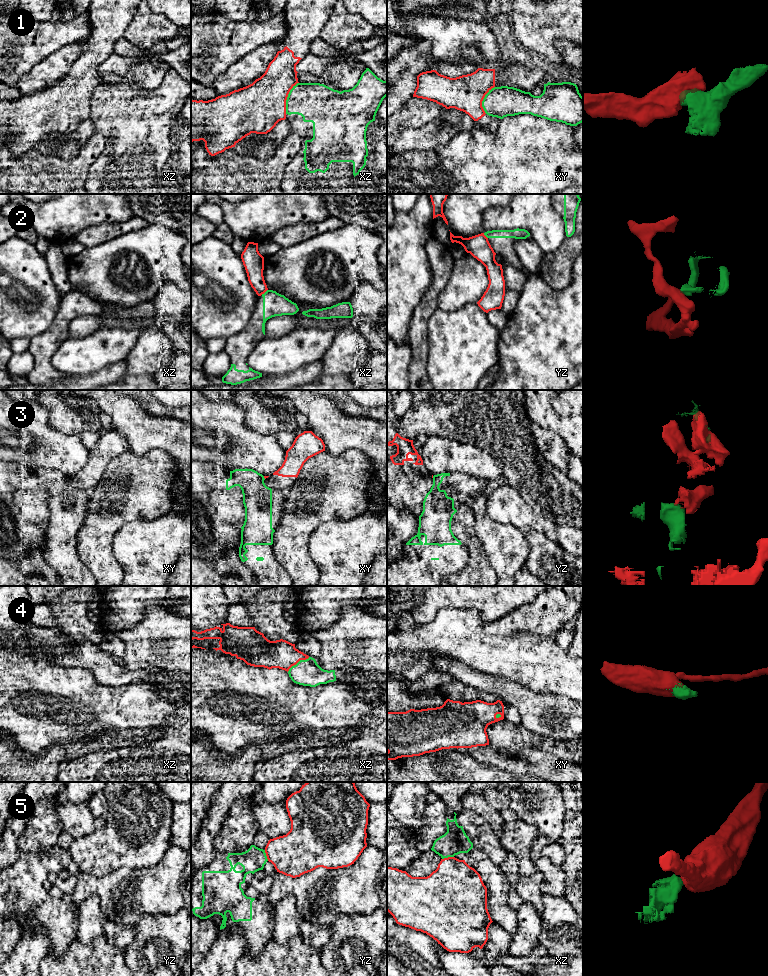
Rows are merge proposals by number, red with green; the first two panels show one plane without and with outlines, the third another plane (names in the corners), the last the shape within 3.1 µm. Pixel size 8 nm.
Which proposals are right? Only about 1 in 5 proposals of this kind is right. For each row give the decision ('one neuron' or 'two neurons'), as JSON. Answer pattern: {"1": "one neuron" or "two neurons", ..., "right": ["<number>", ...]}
{"1": "two neurons", "2": "two neurons", "3": "two neurons", "4": "one neuron", "5": "two neurons", "right": ["4"]}

